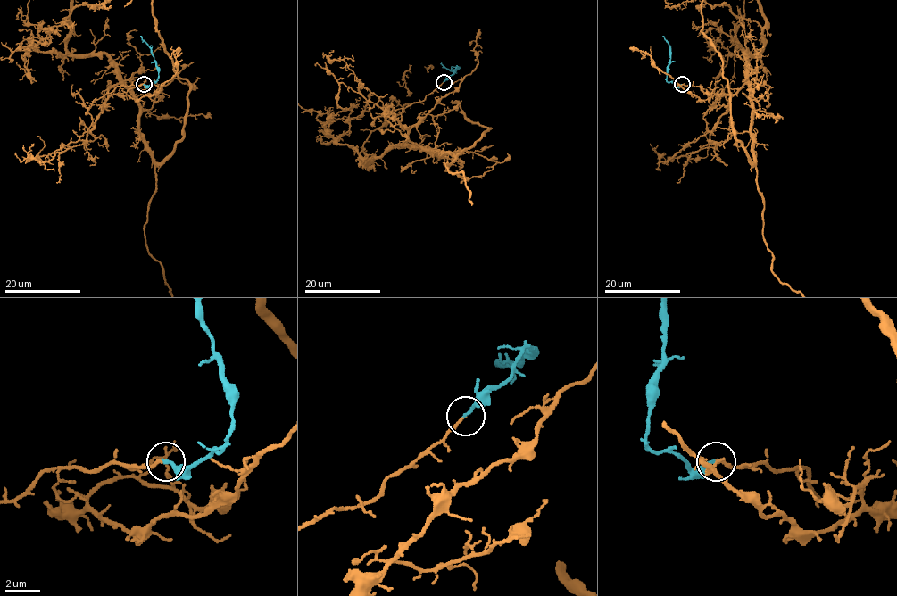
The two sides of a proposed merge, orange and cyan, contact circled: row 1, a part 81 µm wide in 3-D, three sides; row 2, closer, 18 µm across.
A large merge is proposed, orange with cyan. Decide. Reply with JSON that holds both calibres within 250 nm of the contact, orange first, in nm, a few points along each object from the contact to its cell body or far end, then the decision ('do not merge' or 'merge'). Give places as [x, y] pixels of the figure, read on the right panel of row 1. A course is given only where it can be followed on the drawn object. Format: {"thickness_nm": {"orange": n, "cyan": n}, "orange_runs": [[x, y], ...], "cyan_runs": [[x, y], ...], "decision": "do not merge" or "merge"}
{"thickness_nm": {"orange": 170, "cyan": 200}, "orange_runs": [[681, 85], [706, 93], [710, 131], [728, 100], [750, 89], [773, 273]], "cyan_runs": [[681, 85], [676, 86], [666, 79], [670, 47], [662, 36]], "decision": "merge"}

